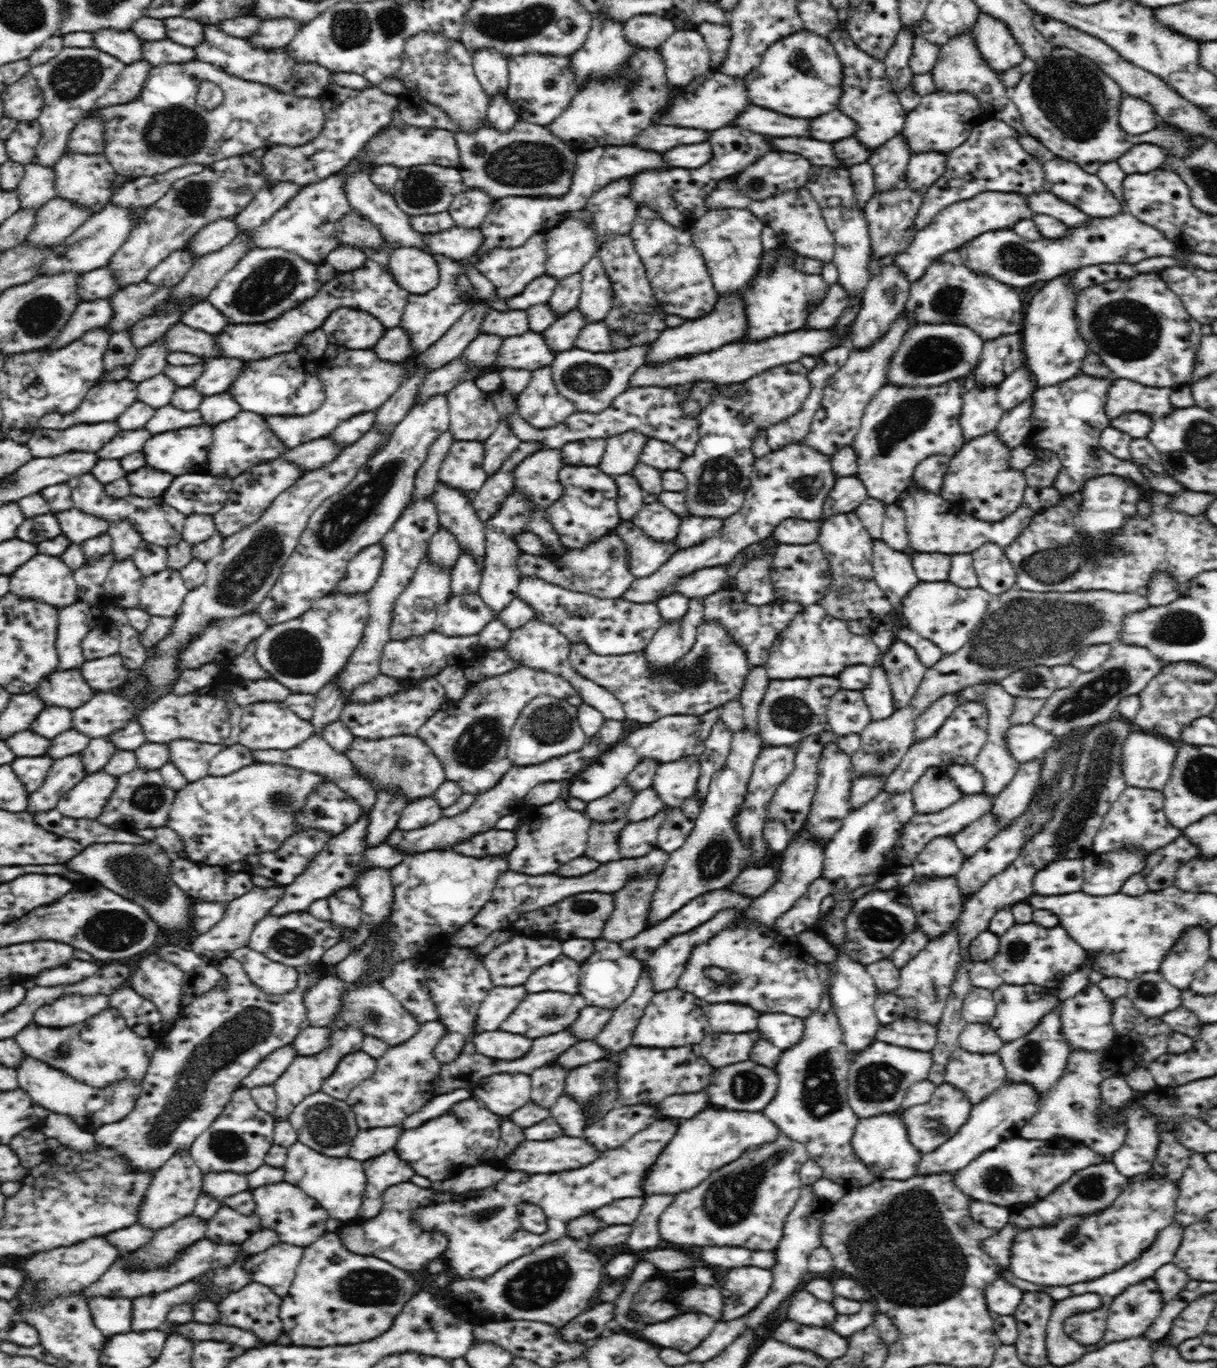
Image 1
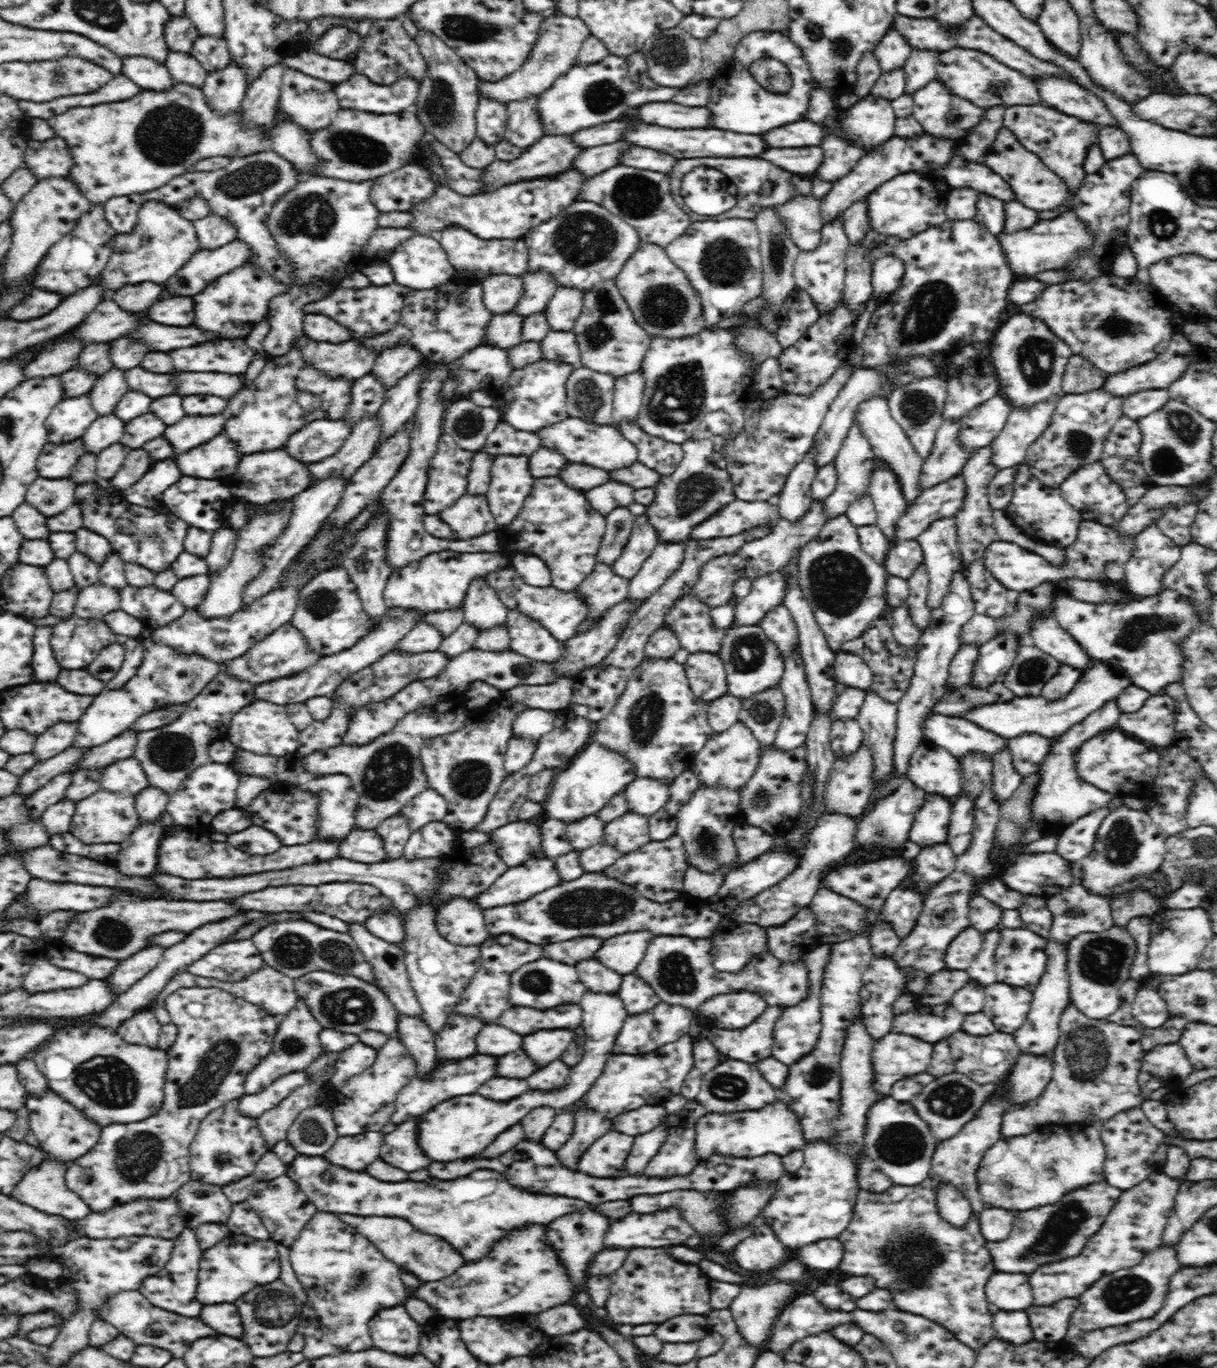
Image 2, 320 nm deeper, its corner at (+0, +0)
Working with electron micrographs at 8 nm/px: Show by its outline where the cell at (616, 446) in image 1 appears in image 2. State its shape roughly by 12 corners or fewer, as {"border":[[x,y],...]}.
{"border":[[568,463],[558,474],[576,490],[611,481],[608,470]]}

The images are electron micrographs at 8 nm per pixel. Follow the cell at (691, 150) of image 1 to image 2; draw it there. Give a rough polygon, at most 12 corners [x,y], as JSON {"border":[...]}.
{"border":[[630,147],[620,165],[663,173],[678,158],[651,148]]}

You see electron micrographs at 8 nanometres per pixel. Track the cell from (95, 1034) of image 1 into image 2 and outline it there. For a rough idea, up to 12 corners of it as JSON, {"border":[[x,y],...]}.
{"border":[[82,1018],[31,1058],[102,1127],[162,1106],[166,1051]]}

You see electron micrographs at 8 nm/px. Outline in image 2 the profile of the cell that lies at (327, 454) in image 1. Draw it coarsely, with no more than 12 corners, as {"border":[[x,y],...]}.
{"border":[[282,449],[244,456],[228,487],[261,505],[314,482]]}

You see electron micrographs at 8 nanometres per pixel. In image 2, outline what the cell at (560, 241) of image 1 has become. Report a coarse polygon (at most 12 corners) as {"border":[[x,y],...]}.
{"border":[[526,272],[512,313],[544,312],[558,288],[554,274]]}

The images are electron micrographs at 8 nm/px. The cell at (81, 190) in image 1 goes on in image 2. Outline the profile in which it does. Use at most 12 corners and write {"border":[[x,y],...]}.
{"border":[[39,180],[9,216],[3,289],[18,289],[92,204]]}

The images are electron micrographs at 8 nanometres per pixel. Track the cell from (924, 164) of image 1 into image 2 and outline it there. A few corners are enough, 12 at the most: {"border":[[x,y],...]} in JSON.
{"border":[[908,172],[867,196],[869,227],[907,239],[948,220],[948,190]]}

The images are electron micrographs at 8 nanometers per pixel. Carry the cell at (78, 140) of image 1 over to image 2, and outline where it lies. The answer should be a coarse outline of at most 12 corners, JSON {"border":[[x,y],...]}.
{"border":[[28,138],[23,164],[37,180],[67,176],[66,141]]}

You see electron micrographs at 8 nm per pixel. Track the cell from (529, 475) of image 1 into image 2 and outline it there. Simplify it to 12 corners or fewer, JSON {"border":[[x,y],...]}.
{"border":[[526,455],[497,456],[484,495],[497,528],[520,512],[536,478]]}

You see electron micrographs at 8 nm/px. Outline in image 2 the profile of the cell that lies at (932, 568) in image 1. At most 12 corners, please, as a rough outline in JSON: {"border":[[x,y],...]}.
{"border":[[894,540],[883,565],[907,579],[920,563],[917,540]]}

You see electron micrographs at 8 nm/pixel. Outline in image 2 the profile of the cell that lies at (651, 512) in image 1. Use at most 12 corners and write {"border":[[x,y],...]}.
{"border":[[645,514],[637,515],[612,570],[634,578],[658,543]]}

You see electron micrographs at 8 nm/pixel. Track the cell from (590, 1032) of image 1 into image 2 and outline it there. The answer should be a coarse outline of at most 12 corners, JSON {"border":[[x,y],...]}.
{"border":[[540,1030],[522,1048],[544,1068],[562,1056],[574,1030]]}

